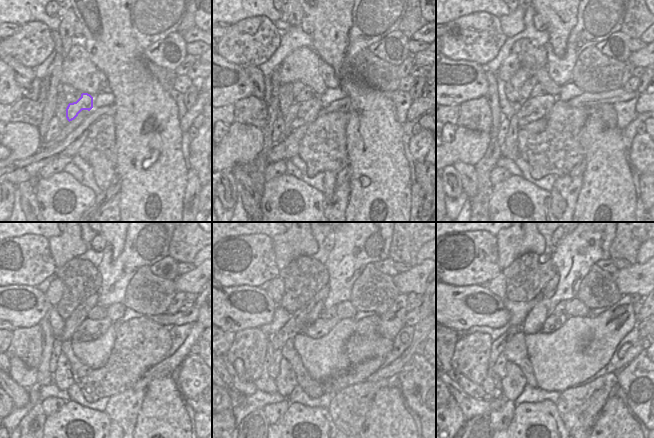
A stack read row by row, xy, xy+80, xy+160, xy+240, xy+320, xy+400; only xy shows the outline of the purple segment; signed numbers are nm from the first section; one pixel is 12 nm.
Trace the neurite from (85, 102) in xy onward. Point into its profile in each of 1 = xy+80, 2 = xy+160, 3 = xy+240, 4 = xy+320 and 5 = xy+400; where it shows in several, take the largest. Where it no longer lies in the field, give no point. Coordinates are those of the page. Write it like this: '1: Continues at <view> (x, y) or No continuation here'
1: Continues at xy+80 (294, 108)
2: Continues at xy+160 (510, 147)
3: Continues at xy+240 (63, 378)
4: Continues at xy+320 (286, 380)
5: Continues at xy+400 (513, 384)

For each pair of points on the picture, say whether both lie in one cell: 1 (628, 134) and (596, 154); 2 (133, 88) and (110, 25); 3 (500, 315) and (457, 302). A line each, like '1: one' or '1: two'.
1: two
2: one
3: one

